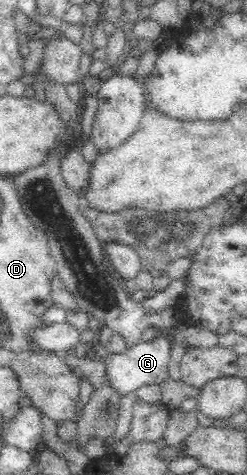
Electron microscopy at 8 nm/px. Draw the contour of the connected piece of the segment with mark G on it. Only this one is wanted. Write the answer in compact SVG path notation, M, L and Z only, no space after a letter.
M158 332L158 336L149 343L140 342L126 349L125 353L109 354L102 361L105 364L106 382L114 389L120 398L143 385L156 385L168 379L168 366L172 351L172 339L166 337L166 332Z

